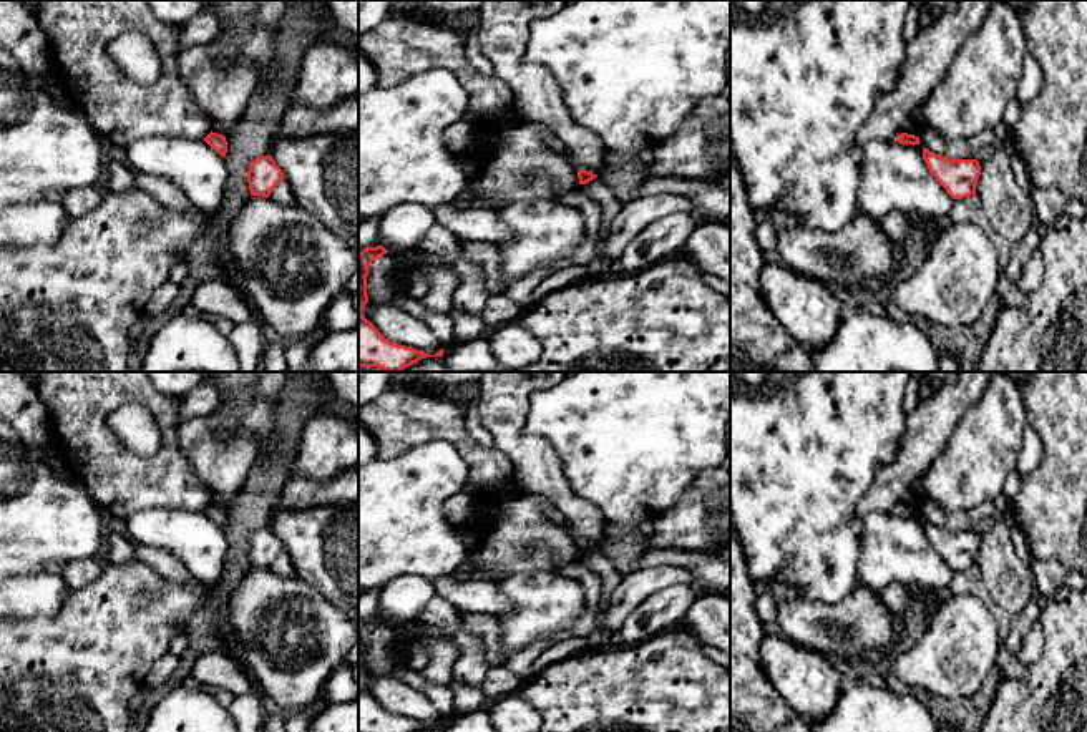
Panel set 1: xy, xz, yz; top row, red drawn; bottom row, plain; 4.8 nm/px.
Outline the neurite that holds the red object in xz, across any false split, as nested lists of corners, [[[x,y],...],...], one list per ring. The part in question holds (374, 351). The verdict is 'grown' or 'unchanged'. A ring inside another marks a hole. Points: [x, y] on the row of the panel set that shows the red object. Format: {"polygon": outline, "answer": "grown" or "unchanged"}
{"polygon": [[[383,246],[367,247],[358,254],[358,365],[360,367],[378,367],[387,372],[402,372],[403,368],[417,364],[427,357],[441,357],[443,349],[435,355],[422,350],[398,345],[385,339],[375,325],[367,320],[360,310],[368,302],[367,295],[367,276],[370,264],[387,254]]], "answer": "unchanged"}

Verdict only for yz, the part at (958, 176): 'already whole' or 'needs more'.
already whole

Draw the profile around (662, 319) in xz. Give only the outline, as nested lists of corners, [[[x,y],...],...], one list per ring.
[[[687,259],[659,262],[636,274],[569,284],[531,305],[519,322],[541,340],[543,354],[536,364],[516,372],[730,372],[730,299],[709,287],[699,269]]]

